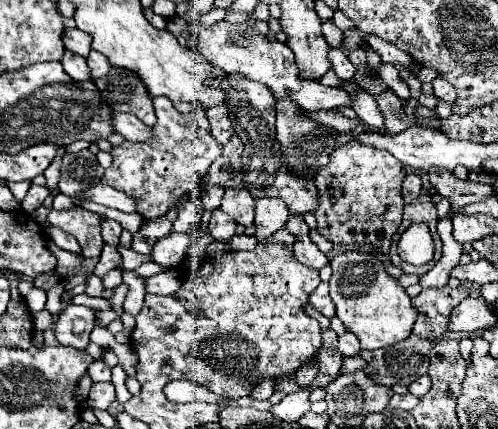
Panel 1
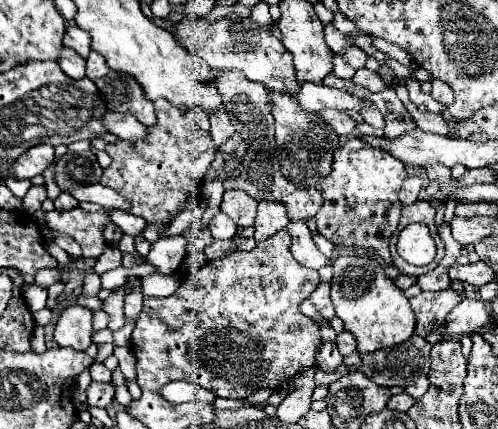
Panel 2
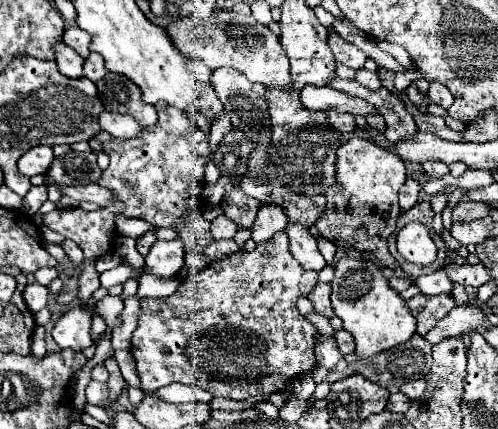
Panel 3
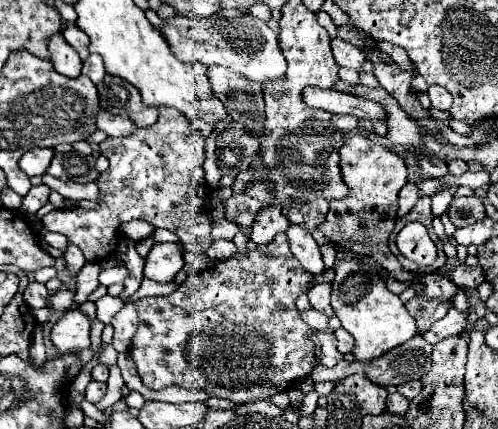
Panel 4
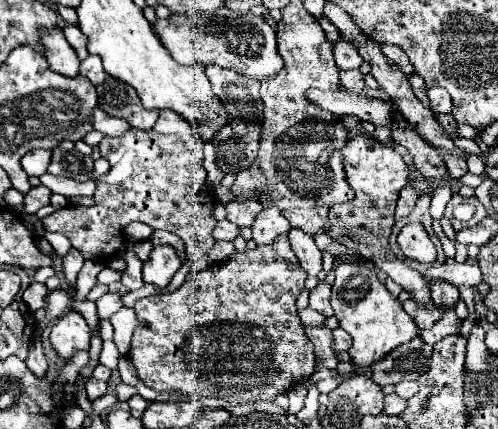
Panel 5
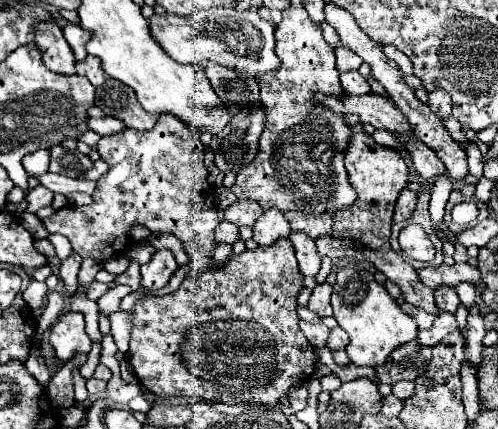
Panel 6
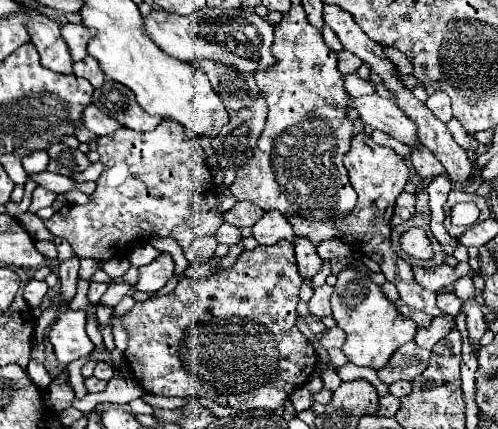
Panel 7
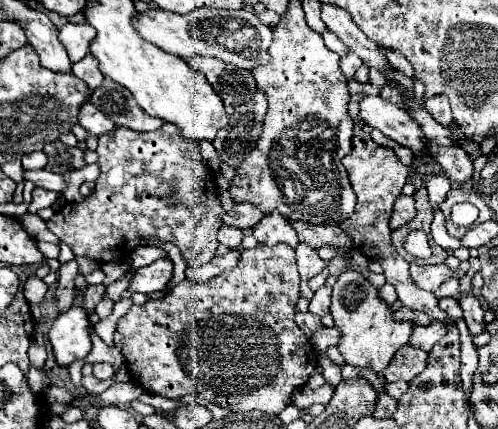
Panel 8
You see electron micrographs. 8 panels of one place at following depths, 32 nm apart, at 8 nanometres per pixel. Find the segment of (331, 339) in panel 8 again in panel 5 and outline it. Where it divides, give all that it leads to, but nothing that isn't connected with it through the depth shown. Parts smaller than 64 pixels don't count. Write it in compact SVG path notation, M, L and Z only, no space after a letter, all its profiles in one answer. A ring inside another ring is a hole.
M336 328L332 334L334 334L334 350L348 352L348 348L352 346L352 338L348 336L348 332L344 332L342 328Z

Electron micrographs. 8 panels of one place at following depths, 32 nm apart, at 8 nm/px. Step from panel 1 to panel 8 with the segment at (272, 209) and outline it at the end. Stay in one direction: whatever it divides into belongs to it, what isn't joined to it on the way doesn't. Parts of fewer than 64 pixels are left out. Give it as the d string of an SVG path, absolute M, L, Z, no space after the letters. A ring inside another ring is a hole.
M270 212L266 214L254 228L252 228L256 240L260 244L266 246L274 246L274 244L288 244L292 248L298 246L298 236L294 232L294 228L290 226L290 222L280 214L280 212Z

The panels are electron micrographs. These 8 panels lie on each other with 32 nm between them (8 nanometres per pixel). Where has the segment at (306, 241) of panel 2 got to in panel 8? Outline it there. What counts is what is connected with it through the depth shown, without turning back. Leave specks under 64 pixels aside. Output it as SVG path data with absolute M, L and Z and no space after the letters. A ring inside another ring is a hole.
M304 242L296 246L296 262L302 282L308 282L312 276L320 274L326 268L326 262L318 256L318 252L314 248L308 248L308 244Z

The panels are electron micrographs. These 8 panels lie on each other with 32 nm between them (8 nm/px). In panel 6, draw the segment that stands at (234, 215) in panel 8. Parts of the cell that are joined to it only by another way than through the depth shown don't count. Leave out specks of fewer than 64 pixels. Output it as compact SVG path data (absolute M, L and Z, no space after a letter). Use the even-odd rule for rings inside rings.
M236 200L234 204L230 204L226 208L224 218L228 222L236 224L238 228L242 228L242 226L252 226L260 214L262 214L260 204L256 204L252 200Z

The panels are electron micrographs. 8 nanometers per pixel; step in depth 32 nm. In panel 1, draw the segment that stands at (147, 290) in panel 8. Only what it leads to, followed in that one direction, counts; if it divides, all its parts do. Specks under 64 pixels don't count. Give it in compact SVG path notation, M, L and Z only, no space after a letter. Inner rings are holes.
M170 232L168 236L164 236L164 238L160 238L156 242L156 246L152 250L152 260L162 264L164 268L172 268L184 258L190 244L192 244L190 234L186 234L186 232L180 232L180 234Z

